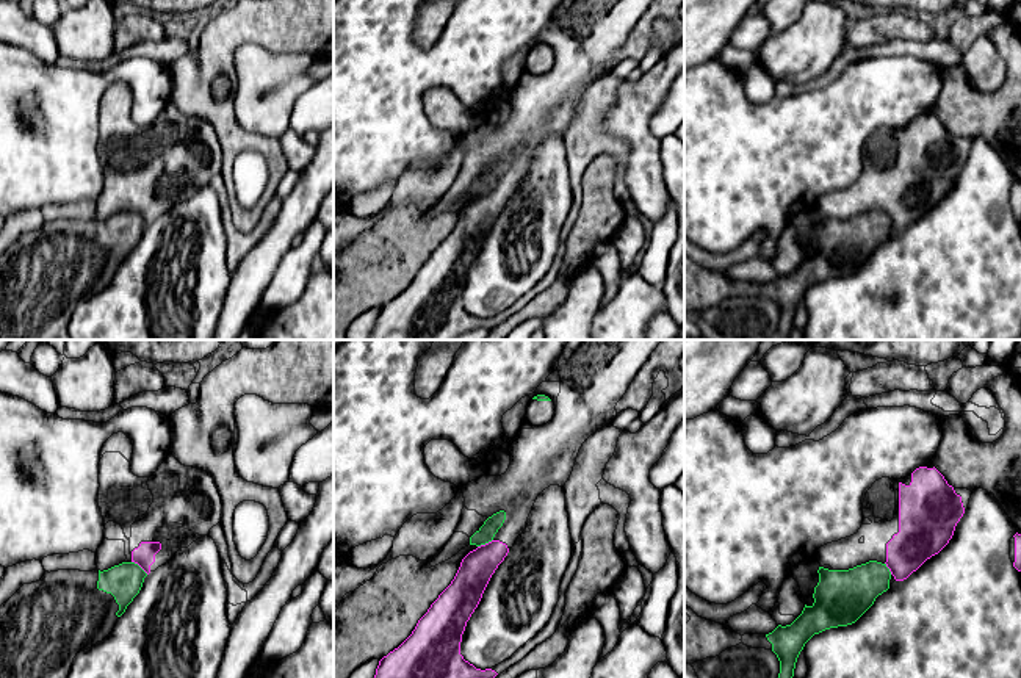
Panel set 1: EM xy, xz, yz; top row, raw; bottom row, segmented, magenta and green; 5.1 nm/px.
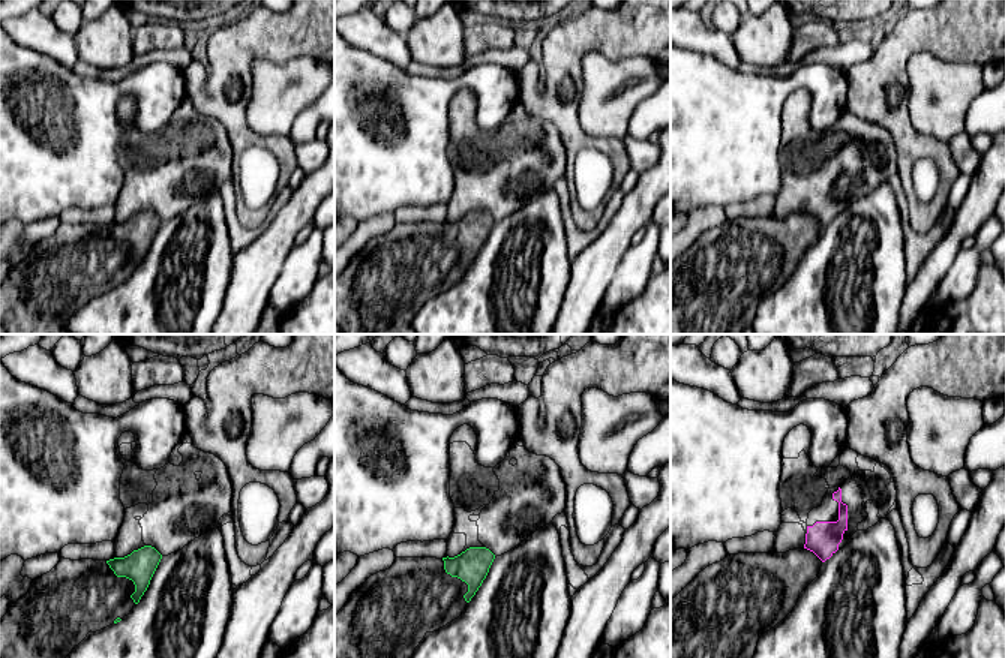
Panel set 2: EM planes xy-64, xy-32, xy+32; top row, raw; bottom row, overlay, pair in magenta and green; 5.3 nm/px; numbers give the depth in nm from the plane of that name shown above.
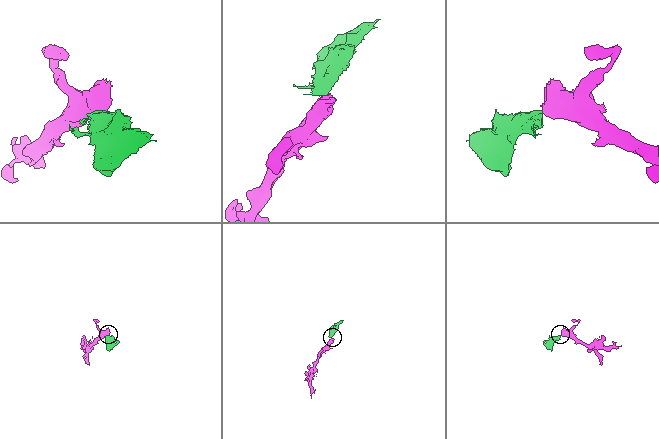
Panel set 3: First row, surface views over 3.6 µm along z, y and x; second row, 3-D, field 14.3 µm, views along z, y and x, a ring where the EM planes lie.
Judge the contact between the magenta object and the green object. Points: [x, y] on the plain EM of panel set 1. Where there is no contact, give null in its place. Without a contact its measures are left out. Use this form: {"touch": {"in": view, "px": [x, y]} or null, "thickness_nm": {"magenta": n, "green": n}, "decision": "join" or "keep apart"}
{"touch": {"in": "xy", "px": [140, 215]}, "thickness_nm": {"magenta": 110, "green": 190}, "decision": "keep apart"}

